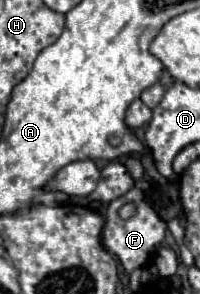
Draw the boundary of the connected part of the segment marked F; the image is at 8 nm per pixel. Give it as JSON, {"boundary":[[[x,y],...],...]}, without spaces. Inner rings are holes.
{"boundary":[[[131,188],[125,196],[113,200],[107,208],[107,222],[105,222],[105,228],[103,228],[103,244],[109,252],[117,254],[123,268],[127,272],[135,270],[135,268],[143,268],[151,262],[157,246],[161,244],[161,240],[165,238],[165,230],[167,230],[167,224],[153,212],[153,208],[145,202],[143,198],[143,192],[139,188]],[[123,204],[133,204],[135,206],[135,214],[129,218],[129,220],[121,220],[119,218],[119,208]]]}

